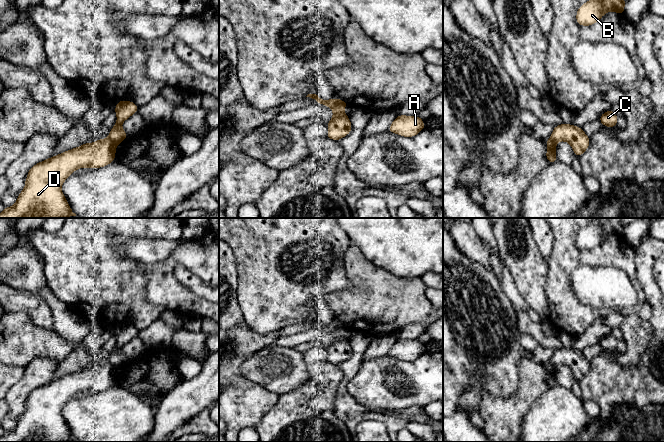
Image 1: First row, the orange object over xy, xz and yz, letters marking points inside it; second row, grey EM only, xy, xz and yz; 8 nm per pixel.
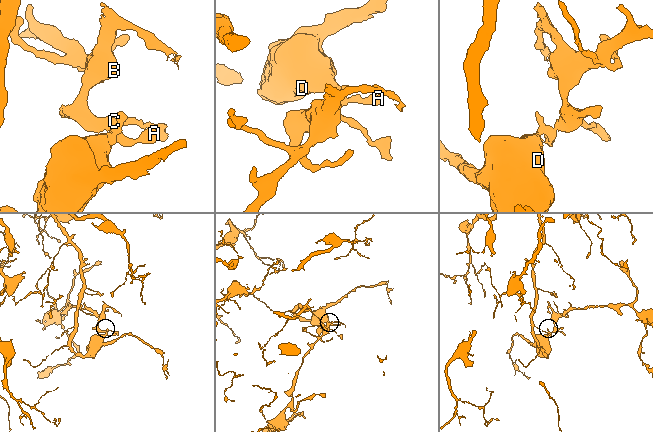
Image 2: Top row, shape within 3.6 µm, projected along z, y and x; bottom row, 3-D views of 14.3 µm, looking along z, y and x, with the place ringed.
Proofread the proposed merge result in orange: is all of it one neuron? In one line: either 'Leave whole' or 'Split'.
Split

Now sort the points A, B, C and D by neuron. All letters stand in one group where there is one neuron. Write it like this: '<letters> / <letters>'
A B C / D

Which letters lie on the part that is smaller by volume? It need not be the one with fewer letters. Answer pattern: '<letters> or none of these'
A, B, C

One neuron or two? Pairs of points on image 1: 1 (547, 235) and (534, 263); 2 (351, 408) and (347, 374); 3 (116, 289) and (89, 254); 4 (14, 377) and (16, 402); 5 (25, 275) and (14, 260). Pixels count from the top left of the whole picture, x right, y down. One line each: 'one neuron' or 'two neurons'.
1: two neurons
2: one neuron
3: one neuron
4: two neurons
5: one neuron

